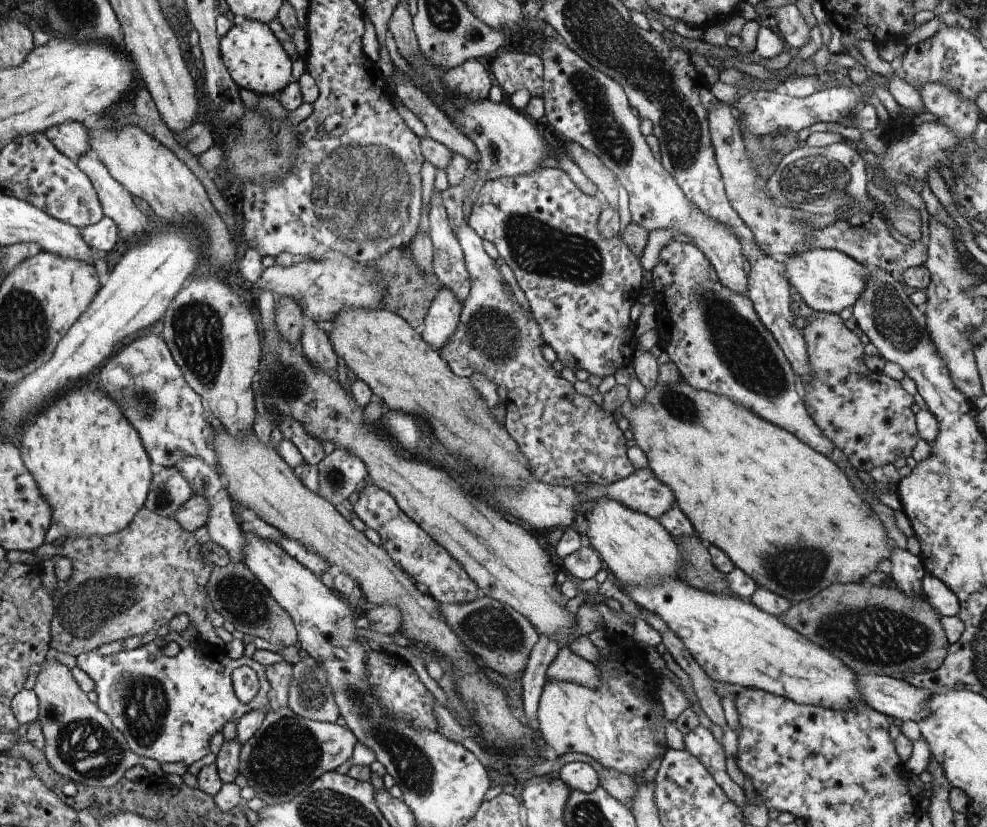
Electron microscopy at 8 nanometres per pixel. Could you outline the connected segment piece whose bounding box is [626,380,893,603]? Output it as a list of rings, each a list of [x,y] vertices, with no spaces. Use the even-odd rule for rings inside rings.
[[[684,380],[671,386],[659,383],[651,391],[647,391],[644,400],[639,405],[633,406],[626,417],[630,420],[629,428],[634,435],[634,444],[645,452],[652,472],[655,472],[661,481],[668,480],[668,484],[676,488],[676,496],[680,496],[677,506],[694,525],[698,537],[704,543],[717,546],[724,551],[736,567],[756,581],[758,587],[767,588],[786,597],[792,603],[799,603],[816,596],[820,590],[828,588],[828,584],[863,583],[863,579],[870,572],[876,571],[878,564],[891,555],[893,543],[888,540],[884,523],[872,507],[856,493],[842,468],[787,429],[780,428],[779,425],[772,424],[771,421],[767,421],[747,408],[734,404],[728,397],[695,389]]]

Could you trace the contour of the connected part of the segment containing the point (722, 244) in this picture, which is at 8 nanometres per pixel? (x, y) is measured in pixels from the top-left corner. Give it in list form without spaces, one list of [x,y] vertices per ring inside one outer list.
[[[544,36],[543,54],[543,101],[545,115],[554,130],[566,138],[566,142],[578,143],[582,148],[593,152],[617,176],[629,194],[631,220],[650,231],[676,227],[680,233],[694,238],[696,246],[708,257],[716,268],[719,280],[736,294],[746,296],[749,286],[744,272],[744,255],[739,239],[723,224],[706,216],[686,195],[675,177],[664,168],[662,162],[654,158],[645,136],[640,133],[642,118],[628,100],[626,89],[611,76],[594,68],[576,51],[568,48],[560,38]]]

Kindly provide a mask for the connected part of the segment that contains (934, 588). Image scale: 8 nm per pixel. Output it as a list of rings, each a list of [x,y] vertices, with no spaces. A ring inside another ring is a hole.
[[[934,575],[923,578],[923,597],[938,615],[956,617],[960,608],[958,597]]]

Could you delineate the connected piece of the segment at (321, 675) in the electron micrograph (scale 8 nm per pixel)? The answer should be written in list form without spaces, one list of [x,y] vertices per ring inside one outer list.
[[[305,653],[291,667],[293,679],[287,705],[304,718],[335,723],[340,715],[339,708],[325,670],[318,666],[316,659]]]

